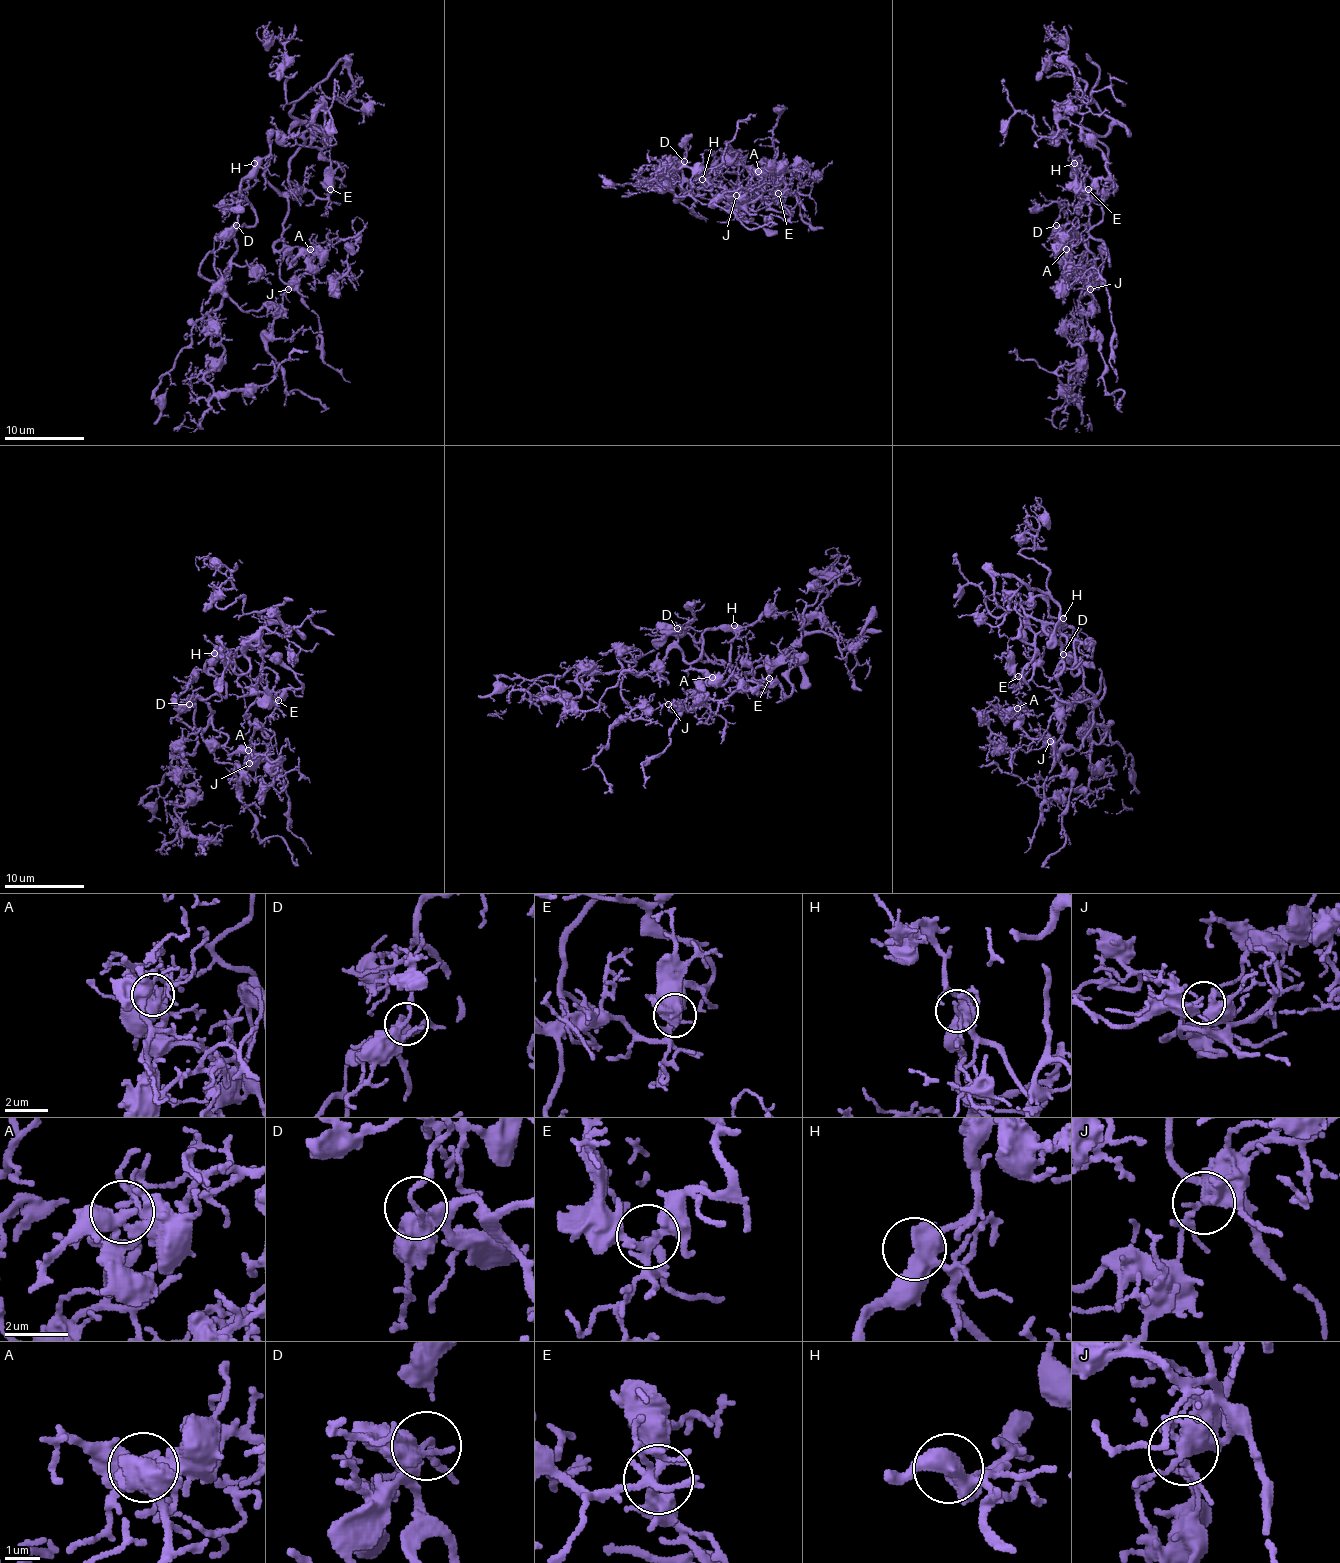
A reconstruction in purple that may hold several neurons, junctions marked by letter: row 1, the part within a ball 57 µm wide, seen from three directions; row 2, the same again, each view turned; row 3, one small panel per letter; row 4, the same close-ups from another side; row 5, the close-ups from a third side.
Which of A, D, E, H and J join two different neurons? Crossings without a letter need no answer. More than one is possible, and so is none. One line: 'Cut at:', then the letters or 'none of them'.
Cut at: none of them

